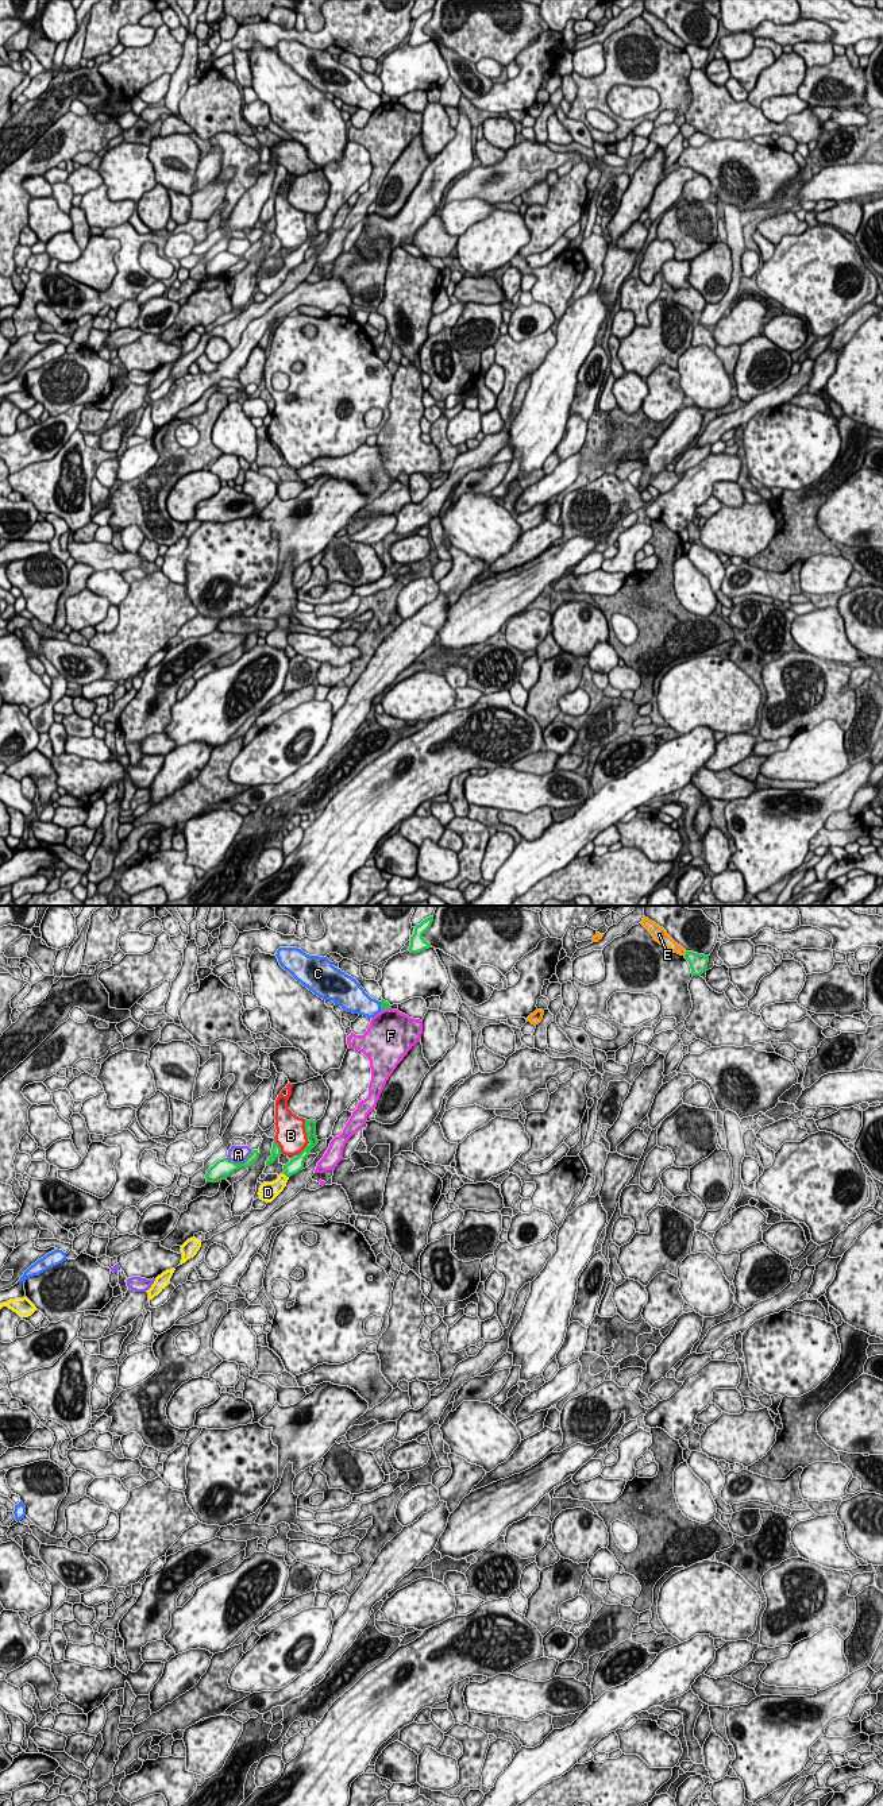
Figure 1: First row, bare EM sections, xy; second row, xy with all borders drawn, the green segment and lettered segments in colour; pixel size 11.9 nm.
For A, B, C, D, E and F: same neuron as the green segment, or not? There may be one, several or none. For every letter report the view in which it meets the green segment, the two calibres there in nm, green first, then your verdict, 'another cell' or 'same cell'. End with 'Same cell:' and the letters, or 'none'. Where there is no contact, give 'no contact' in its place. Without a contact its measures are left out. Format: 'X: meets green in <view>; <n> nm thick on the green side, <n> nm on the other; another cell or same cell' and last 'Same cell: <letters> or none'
A: meets green in xy; 220 nm thick on the green side, 200 nm on the other; another cell
B: meets green in xy; 130 nm thick on the green side, 360 nm on the other; another cell
C: meets green in xy; 100 nm thick on the green side, 260 nm on the other; another cell
D: meets green in xy; 170 nm thick on the green side, 190 nm on the other; same cell
E: meets green in xy; 220 nm thick on the green side, 140 nm on the other; another cell
F: meets green in xy; 100 nm thick on the green side, 480 nm on the other; another cell
Same cell: D

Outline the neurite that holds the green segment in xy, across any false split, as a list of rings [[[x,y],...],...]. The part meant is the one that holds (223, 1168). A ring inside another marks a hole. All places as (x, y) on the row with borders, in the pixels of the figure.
[[[252,1150],[243,1164],[235,1164],[228,1158],[219,1159],[213,1166],[207,1170],[207,1182],[219,1182],[221,1180],[225,1180],[231,1173],[234,1173],[239,1168],[251,1166],[258,1159],[258,1157],[258,1150]]]

